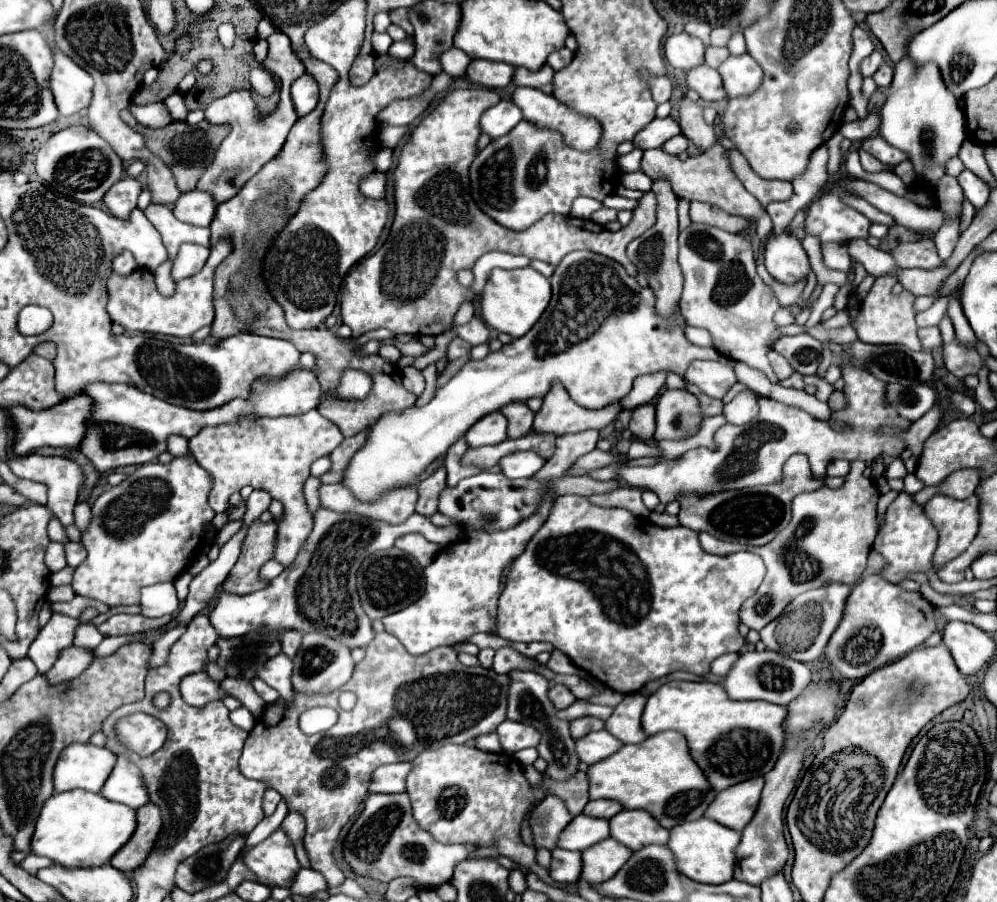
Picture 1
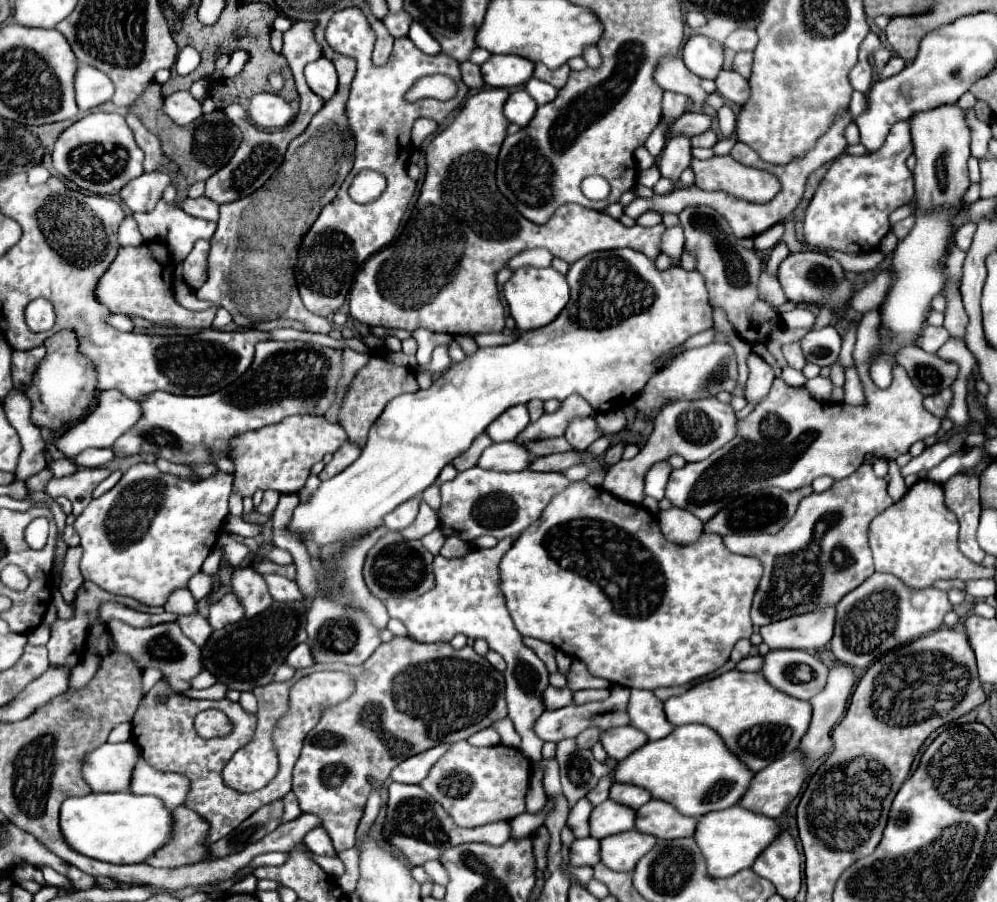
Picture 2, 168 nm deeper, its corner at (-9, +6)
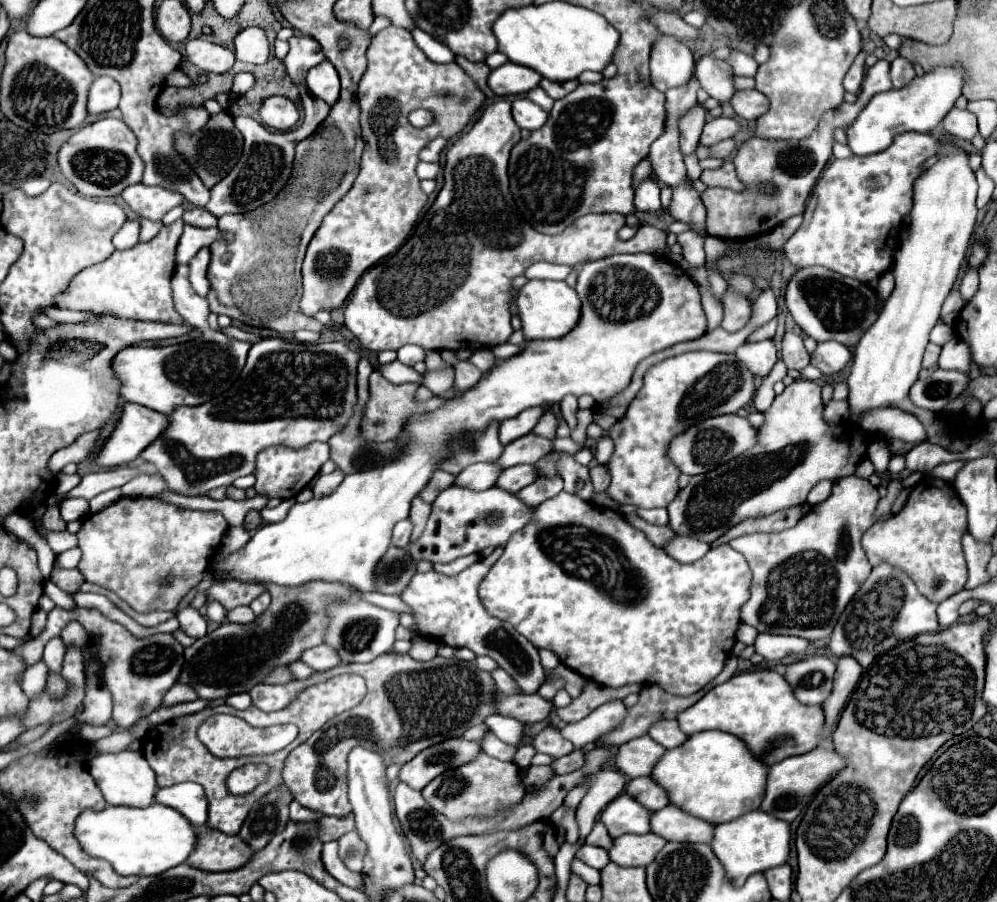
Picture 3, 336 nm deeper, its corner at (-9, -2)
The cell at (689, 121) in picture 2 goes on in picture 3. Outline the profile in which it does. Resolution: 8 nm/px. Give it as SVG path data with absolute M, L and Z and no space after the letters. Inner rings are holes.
M717 117L717 119L711 119L709 123L705 123L703 127L703 133L701 133L701 145L709 147L709 145L715 145L723 139L729 139L737 133L739 125L729 119L729 117Z

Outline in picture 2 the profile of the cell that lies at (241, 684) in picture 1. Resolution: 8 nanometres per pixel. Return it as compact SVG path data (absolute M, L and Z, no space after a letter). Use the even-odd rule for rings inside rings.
M215 683L215 685L209 687L209 689L201 689L201 691L189 689L189 691L183 691L181 695L193 697L193 699L221 699L221 697L225 697L225 693L227 693L227 687L221 685L221 683Z

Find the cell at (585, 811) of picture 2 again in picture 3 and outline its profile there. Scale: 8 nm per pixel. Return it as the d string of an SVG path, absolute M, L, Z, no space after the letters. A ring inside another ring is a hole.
M597 821L597 823L593 825L593 831L587 835L585 843L595 845L595 847L603 847L603 849L609 849L609 843L613 843L613 839L609 837L605 825L603 825L601 821Z

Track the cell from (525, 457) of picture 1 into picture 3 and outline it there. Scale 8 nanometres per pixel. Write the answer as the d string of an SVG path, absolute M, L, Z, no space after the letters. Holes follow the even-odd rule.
M483 461L483 463L475 463L471 467L467 467L465 471L461 471L461 475L457 475L455 485L463 485L463 487L473 487L477 491L481 489L489 489L497 483L499 475L501 475L503 467L497 461Z

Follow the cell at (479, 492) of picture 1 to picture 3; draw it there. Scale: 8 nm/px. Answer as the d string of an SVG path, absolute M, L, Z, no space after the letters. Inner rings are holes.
M455 487L441 491L433 501L433 511L427 527L417 543L409 547L415 561L427 559L431 563L449 563L457 557L479 553L485 547L505 547L513 533L527 527L533 519L533 507L523 503L515 493L501 487L485 491L473 491L467 487Z

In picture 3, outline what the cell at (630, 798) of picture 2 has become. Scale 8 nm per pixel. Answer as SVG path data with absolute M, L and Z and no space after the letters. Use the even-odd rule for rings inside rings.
M637 777L637 779L631 779L625 787L625 793L631 795L637 803L641 803L647 811L655 813L659 811L661 807L669 805L669 799L667 799L667 793L649 777Z

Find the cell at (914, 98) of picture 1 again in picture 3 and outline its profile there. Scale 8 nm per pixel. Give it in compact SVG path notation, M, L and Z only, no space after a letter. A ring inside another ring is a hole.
M949 139L939 141L937 155L939 161L921 173L913 185L911 233L895 253L891 267L895 289L885 301L877 321L855 347L851 373L847 377L851 421L857 421L865 409L873 407L895 405L913 415L919 411L909 399L909 387L919 377L929 333L939 321L943 301L955 285L977 221L977 179L969 167L967 151Z

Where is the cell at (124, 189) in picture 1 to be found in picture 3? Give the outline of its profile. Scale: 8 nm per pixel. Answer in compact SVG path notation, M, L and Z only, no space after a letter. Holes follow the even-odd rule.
M143 183L131 185L121 193L123 201L139 215L147 217L151 221L163 219L163 215L173 209L175 205L181 205L185 199L181 193L165 189L165 187L147 187Z

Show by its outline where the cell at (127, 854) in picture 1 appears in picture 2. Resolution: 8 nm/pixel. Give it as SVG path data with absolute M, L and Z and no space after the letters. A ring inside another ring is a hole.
M177 807L173 821L177 831L175 839L151 855L147 863L153 867L181 867L205 861L205 855L209 855L209 847L205 847L209 823L189 807Z

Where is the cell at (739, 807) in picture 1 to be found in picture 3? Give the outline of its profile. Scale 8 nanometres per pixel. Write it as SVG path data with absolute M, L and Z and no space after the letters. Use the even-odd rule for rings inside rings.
M815 747L809 753L783 759L781 763L773 765L767 773L767 789L765 789L765 797L761 803L761 811L791 823L799 813L803 813L807 809L815 791L821 785L825 785L833 775L837 775L837 771L841 771L841 767L843 767L841 755L837 755L833 749L825 749L825 747Z

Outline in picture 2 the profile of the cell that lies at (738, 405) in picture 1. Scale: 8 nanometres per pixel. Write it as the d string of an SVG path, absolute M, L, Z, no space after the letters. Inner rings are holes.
M755 353L747 357L747 367L749 367L749 379L745 385L745 399L751 405L757 405L769 393L771 383L775 379L775 371L761 355Z

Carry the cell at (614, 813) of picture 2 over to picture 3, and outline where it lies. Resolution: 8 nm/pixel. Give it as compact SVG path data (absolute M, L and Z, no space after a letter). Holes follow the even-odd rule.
M619 795L613 799L603 811L601 811L601 821L607 827L609 835L615 839L625 833L635 833L643 835L649 831L649 817L651 813L645 811L635 799L629 799L629 795ZM631 829L631 831L627 831Z

